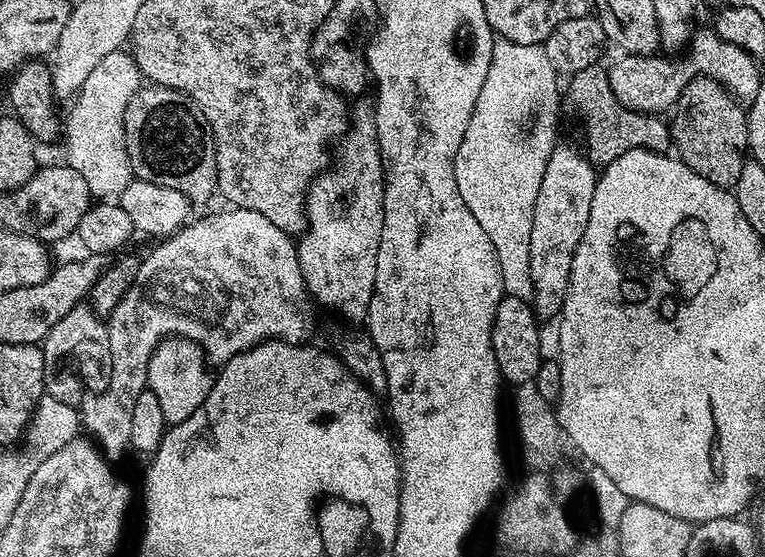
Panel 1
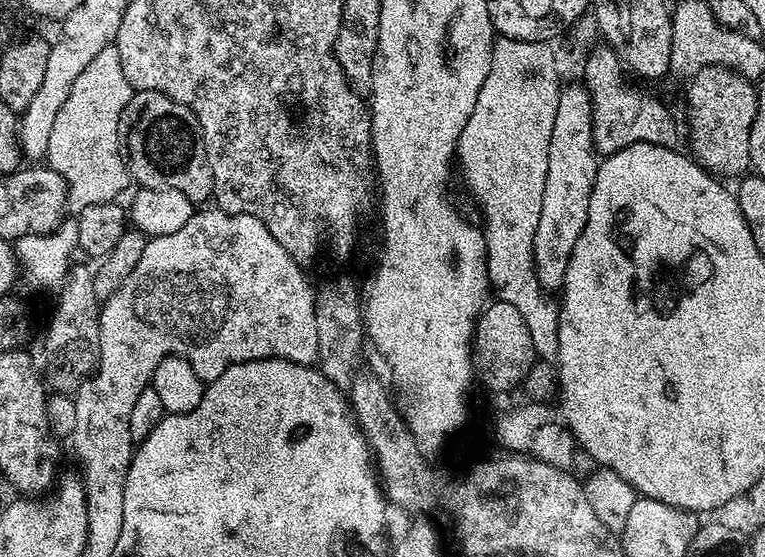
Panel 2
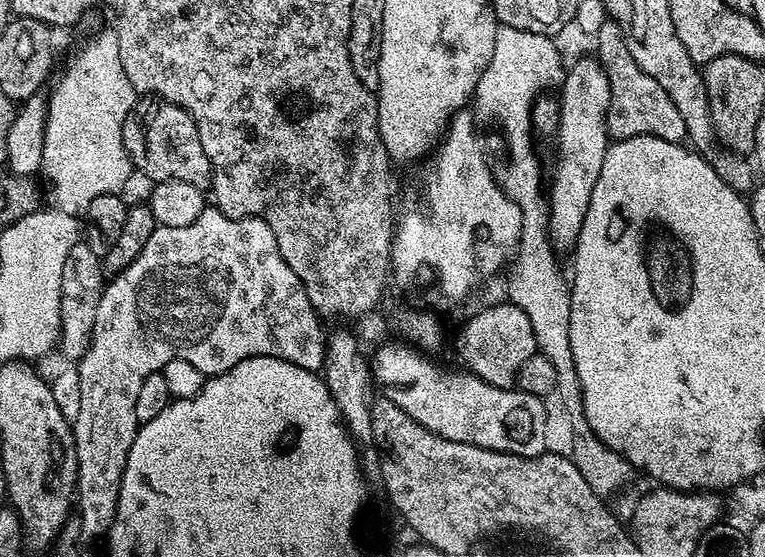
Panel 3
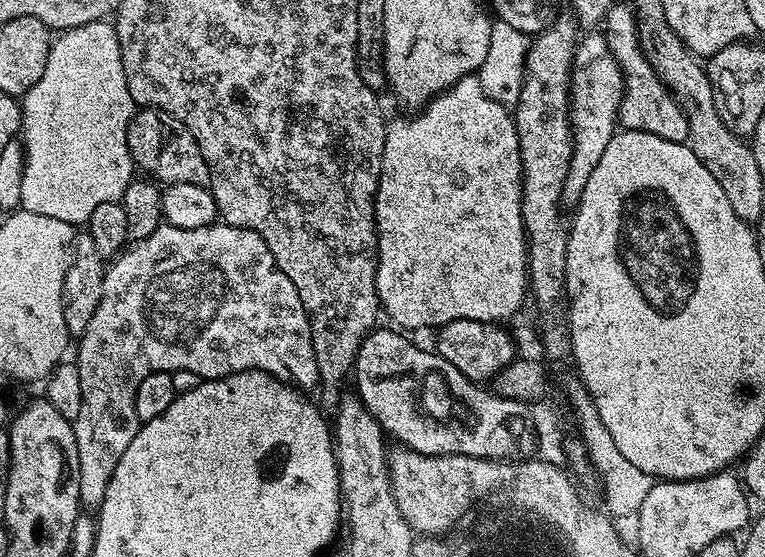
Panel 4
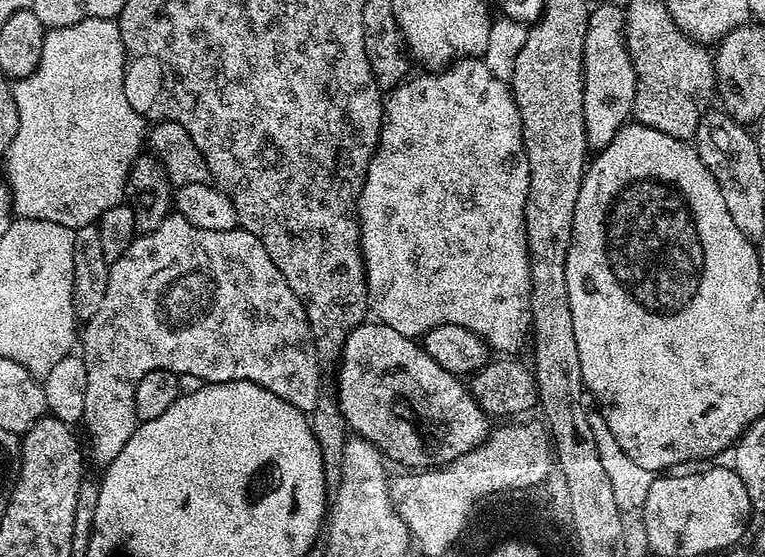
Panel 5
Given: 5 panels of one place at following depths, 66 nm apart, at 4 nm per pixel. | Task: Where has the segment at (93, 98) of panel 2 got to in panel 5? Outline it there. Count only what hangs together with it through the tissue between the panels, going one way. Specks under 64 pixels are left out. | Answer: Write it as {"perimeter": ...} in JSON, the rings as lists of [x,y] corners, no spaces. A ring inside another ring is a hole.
{"perimeter":[[[90,18],[78,22],[74,26],[66,26],[49,31],[44,37],[41,60],[37,68],[28,77],[15,81],[11,85],[12,97],[18,106],[18,134],[14,134],[14,142],[10,142],[4,168],[8,171],[7,187],[12,193],[13,213],[21,220],[41,220],[42,222],[58,222],[58,226],[66,226],[70,229],[86,227],[87,224],[95,225],[110,206],[121,203],[124,200],[124,187],[128,171],[136,157],[141,155],[143,145],[146,140],[146,121],[143,116],[139,116],[126,102],[126,90],[124,89],[124,43],[120,33],[120,25],[115,19],[103,20],[102,18]]]}

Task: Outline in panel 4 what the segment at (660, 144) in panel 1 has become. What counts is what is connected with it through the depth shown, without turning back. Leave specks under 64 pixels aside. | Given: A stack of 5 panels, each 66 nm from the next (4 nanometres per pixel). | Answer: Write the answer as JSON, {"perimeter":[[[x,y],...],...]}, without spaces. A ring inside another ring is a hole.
{"perimeter":[[[613,3],[602,23],[610,54],[614,54],[624,70],[624,97],[620,103],[619,127],[630,132],[658,134],[665,144],[685,143],[688,138],[686,114],[671,90],[658,78],[654,66],[650,66],[645,58],[644,51],[640,49],[640,34],[636,30],[636,13],[627,3],[624,4]]]}

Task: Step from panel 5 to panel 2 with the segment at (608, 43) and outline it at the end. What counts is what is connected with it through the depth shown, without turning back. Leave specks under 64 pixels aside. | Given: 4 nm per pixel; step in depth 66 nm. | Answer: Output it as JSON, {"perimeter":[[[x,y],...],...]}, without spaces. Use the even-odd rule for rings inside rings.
{"perimeter":[[[565,83],[560,89],[558,110],[554,110],[554,130],[550,130],[546,166],[546,191],[542,193],[538,230],[534,230],[534,262],[545,293],[559,293],[563,289],[570,254],[574,254],[574,246],[590,214],[590,194],[599,169],[596,129],[592,123],[592,95],[583,83]]]}

